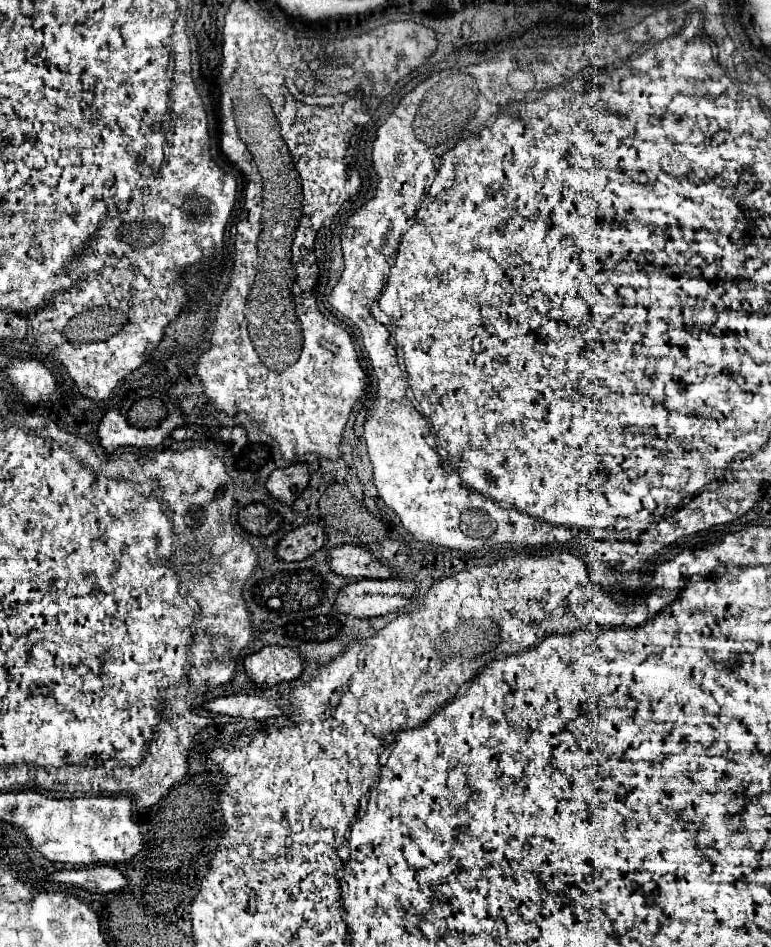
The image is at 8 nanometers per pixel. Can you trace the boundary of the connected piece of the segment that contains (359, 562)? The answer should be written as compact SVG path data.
M338 545L328 551L328 565L342 577L390 579L394 571L378 563L366 549L356 545Z

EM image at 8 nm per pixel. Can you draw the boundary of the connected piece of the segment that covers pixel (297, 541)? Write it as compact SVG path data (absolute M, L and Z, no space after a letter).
M316 523L300 525L294 531L286 533L284 539L276 545L276 557L280 561L302 561L310 553L318 551L326 541L324 529Z

